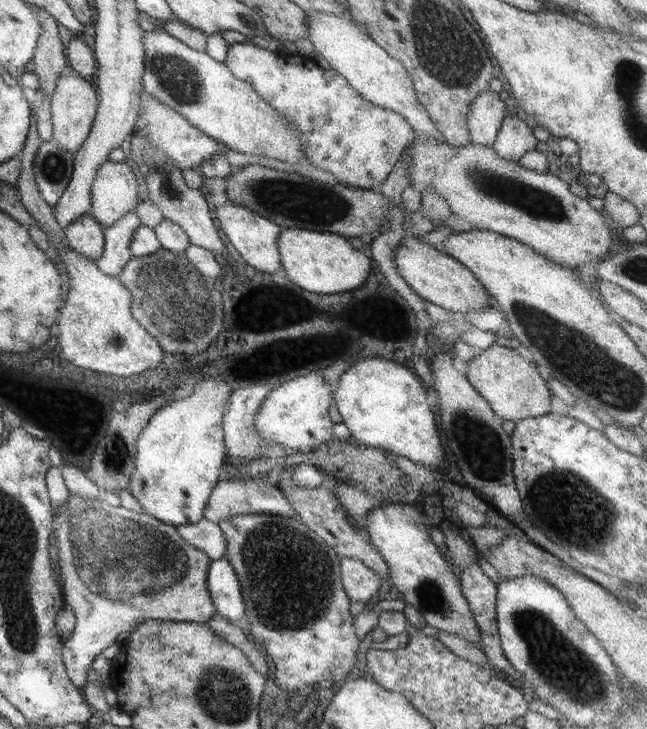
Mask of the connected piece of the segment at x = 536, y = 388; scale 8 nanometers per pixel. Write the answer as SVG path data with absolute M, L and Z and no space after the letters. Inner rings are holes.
M492 344L484 353L469 361L466 374L470 384L490 403L503 420L522 420L550 413L550 390L536 364L526 362L516 348Z

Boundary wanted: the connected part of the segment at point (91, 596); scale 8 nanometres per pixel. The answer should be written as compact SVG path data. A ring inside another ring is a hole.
M70 492L68 500L64 500L64 504L60 508L52 508L53 510L53 531L57 538L56 549L58 549L58 564L61 573L61 578L64 579L64 585L62 588L63 600L66 605L70 605L73 610L73 614L76 617L76 623L72 638L64 643L62 649L65 669L67 670L69 679L73 682L74 686L82 691L82 688L86 686L88 682L88 670L94 662L94 658L98 656L105 648L112 646L118 638L118 634L122 632L132 632L140 623L152 619L169 620L169 621L184 621L184 622L197 622L206 623L215 614L214 601L210 599L210 591L208 591L207 579L208 579L208 566L212 560L198 548L194 548L191 544L188 544L176 530L169 524L164 524L160 520L156 520L153 516L146 513L140 513L129 510L121 505L113 506L107 503L103 498L97 500L84 500L76 494Z

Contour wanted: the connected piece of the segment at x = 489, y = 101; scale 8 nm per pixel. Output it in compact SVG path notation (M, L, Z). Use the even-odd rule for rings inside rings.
M482 92L472 105L468 113L468 126L470 138L473 144L492 147L498 130L504 117L506 117L506 105L502 102L498 93Z

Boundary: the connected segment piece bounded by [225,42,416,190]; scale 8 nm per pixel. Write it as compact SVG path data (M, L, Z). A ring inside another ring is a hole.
M252 42L233 43L228 49L225 63L238 80L251 84L252 89L272 108L276 108L290 122L296 124L306 157L311 164L319 170L331 172L335 181L342 185L360 190L378 190L391 174L402 152L415 139L416 134L404 117L362 98L344 76L332 67L329 70L322 69L314 60L309 61L301 54L273 52Z

